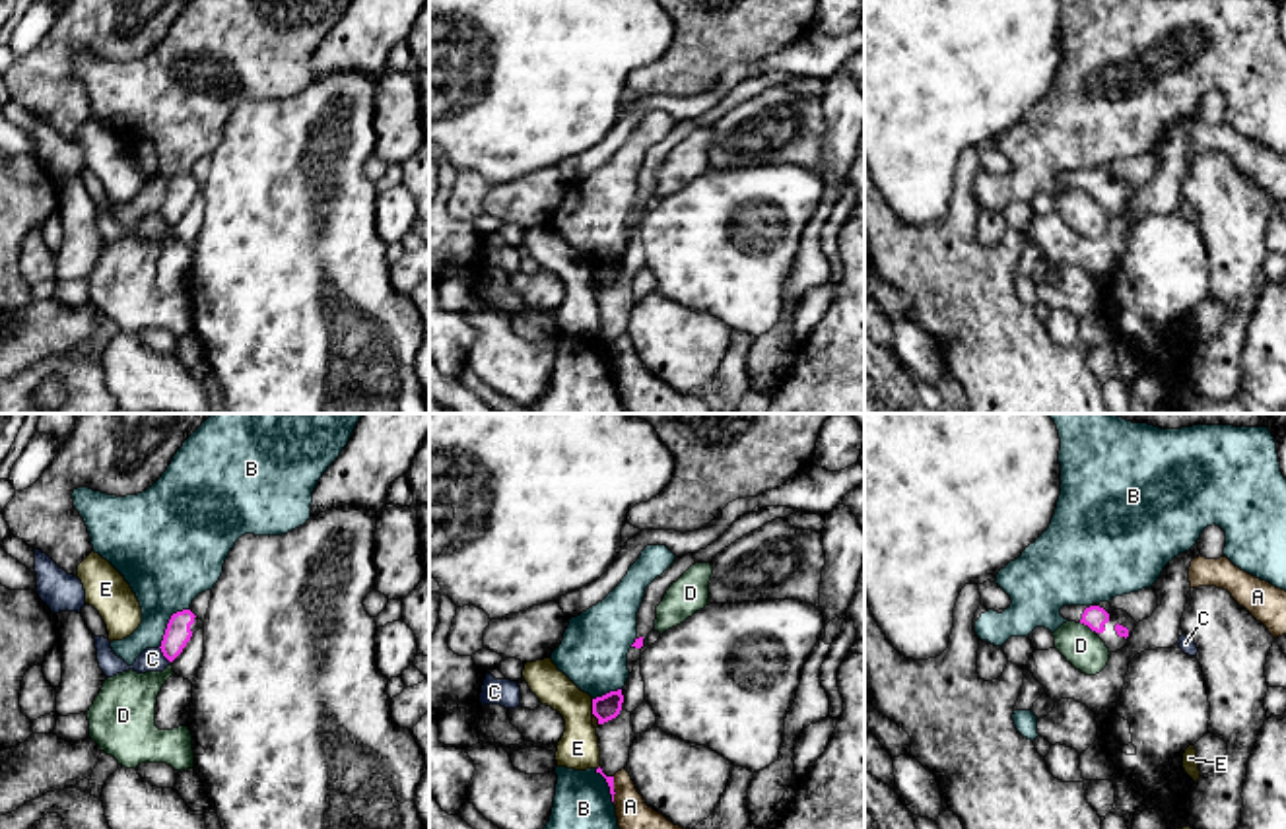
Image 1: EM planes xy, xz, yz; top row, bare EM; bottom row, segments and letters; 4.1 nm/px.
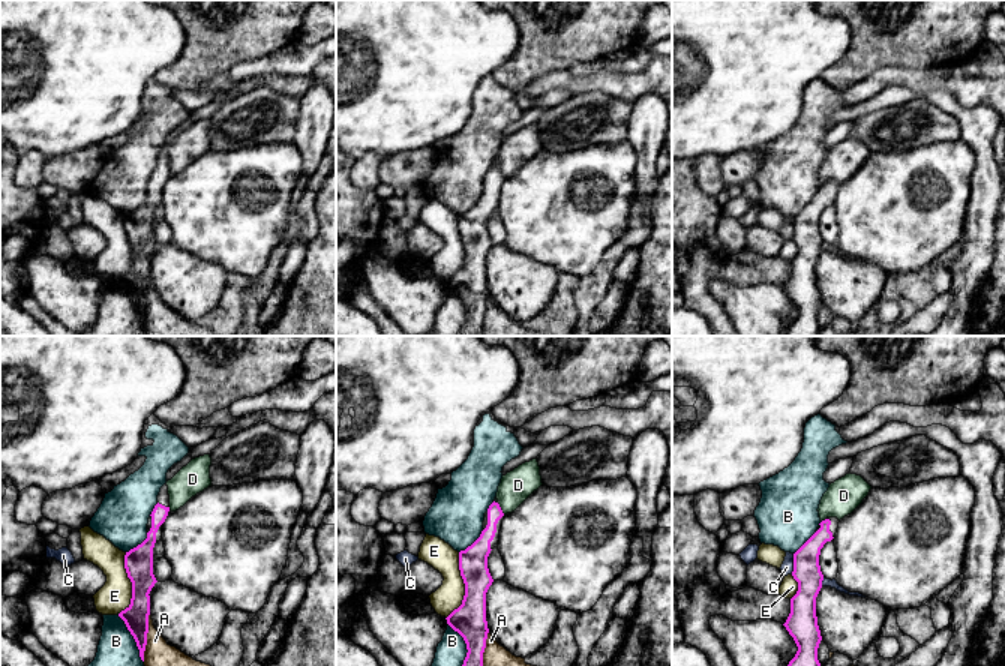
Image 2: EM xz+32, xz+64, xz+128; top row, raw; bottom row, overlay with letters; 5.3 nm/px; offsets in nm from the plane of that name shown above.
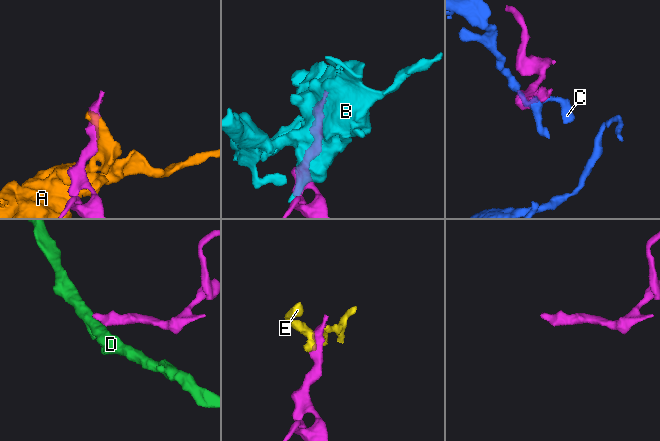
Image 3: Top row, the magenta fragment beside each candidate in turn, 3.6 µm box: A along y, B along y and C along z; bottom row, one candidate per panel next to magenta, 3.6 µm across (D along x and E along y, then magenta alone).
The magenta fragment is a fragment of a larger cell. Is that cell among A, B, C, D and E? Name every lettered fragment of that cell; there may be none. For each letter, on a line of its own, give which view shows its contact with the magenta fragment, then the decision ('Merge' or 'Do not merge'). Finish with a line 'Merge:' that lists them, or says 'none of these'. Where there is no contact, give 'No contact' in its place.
A: Touches magenta in xz. Do not merge
B: Touches magenta in xy. Do not merge
C: Touches magenta in xy. Do not merge
D: Touches magenta in yz. Do not merge
E: Touches magenta in xz. Do not merge
Merge: none of these

